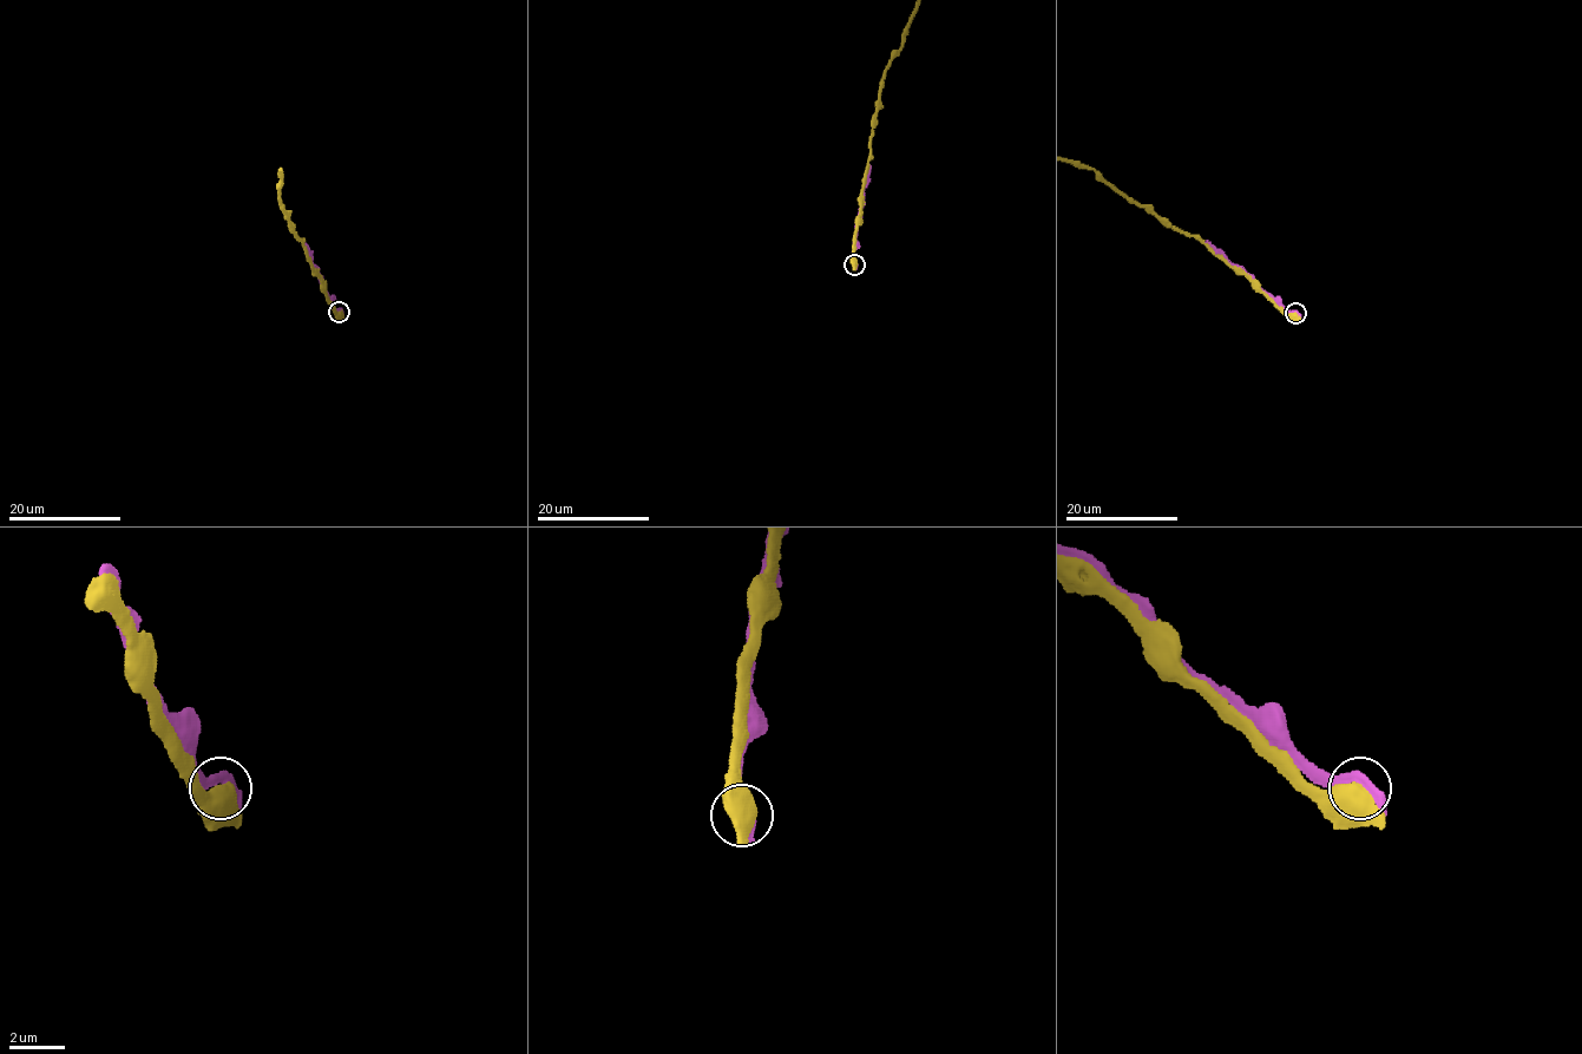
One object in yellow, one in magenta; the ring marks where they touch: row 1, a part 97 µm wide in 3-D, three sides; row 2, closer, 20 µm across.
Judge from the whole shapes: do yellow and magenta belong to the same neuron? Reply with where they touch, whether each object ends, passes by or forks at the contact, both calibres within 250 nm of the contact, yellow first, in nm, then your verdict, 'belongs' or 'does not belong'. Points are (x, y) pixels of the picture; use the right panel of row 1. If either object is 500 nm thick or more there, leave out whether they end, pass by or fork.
at (1295, 313); 700 nm thick on the yellow side, 300 nm on the other; does not belong

